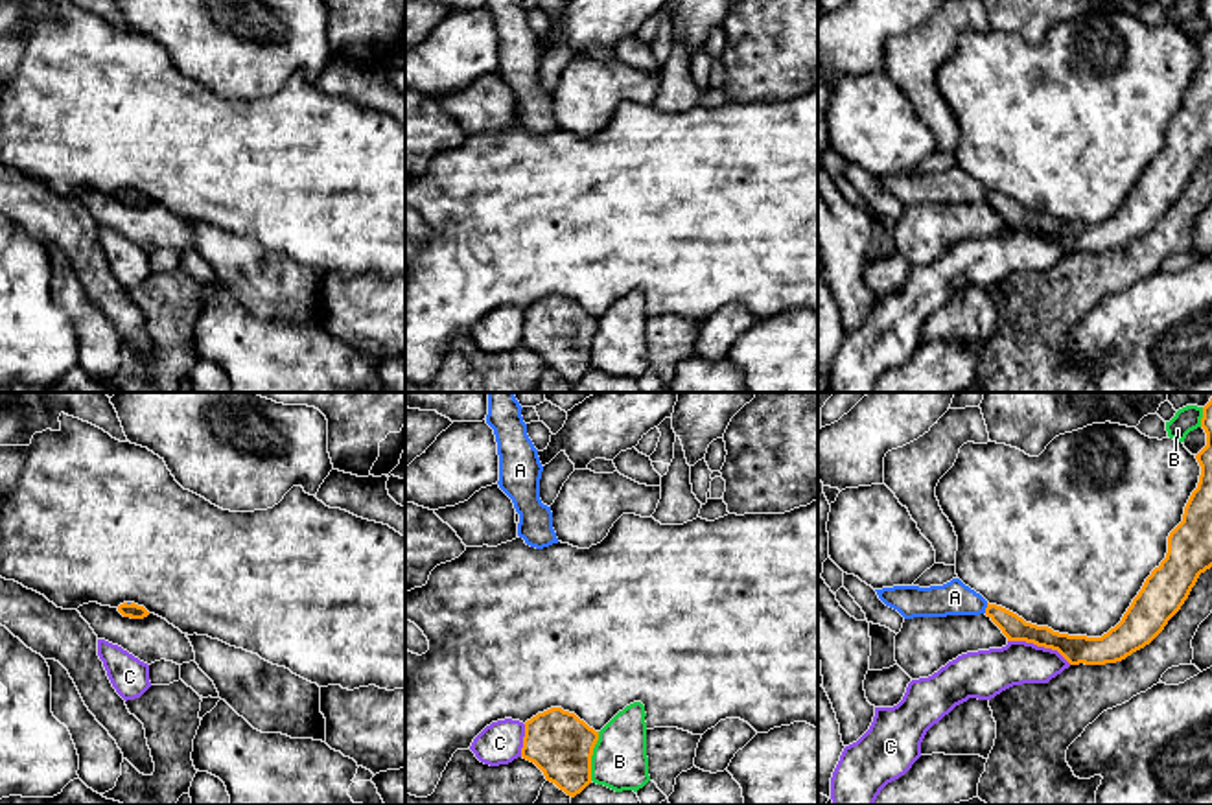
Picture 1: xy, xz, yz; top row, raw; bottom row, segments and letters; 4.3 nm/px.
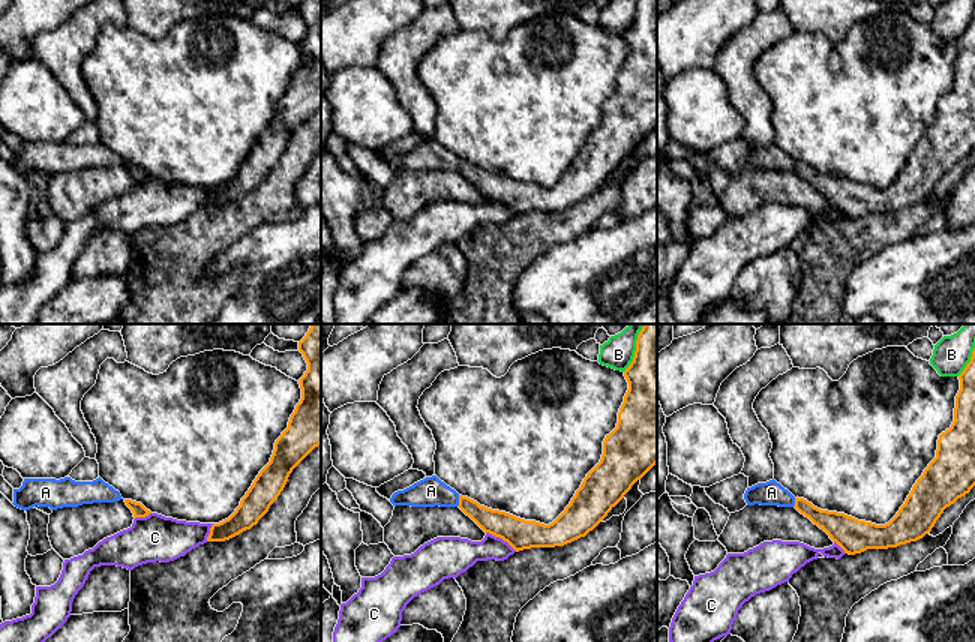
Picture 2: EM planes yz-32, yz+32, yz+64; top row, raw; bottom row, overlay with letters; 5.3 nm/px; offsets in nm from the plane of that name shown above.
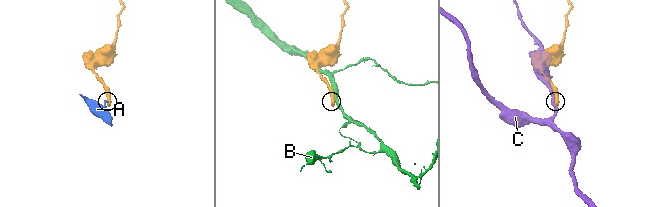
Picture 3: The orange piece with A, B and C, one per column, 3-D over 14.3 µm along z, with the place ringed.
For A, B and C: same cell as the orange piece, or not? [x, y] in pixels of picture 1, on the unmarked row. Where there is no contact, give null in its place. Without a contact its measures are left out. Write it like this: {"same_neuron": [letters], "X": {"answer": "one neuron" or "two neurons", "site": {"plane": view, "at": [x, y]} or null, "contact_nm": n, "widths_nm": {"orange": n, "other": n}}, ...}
{"same_neuron": ["A"], "A": {"answer": "one neuron", "site": {"plane": "yz", "at": [986, 196]}, "contact_nm": 50, "widths_nm": {"orange": 110, "other": 150}}, "B": {"answer": "two neurons", "site": {"plane": "xz", "at": [592, 341]}, "contact_nm": 220, "widths_nm": {"orange": 280, "other": 240}}, "C": {"answer": "two neurons", "site": {"plane": "yz", "at": [1039, 233]}, "contact_nm": 300, "widths_nm": {"orange": 130, "other": 200}}}

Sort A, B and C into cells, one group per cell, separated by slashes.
A / B / C

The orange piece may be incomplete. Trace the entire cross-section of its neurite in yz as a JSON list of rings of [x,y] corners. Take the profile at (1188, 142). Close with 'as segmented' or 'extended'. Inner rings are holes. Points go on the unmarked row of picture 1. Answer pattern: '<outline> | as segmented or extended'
[[[1203,0],[1206,33],[1195,42],[1201,63],[1183,109],[1168,123],[1168,140],[1146,166],[1122,208],[1101,225],[1068,223],[1026,210],[1017,201],[989,192],[980,181],[952,166],[943,173],[893,173],[875,177],[904,206],[985,201],[1008,225],[1057,238],[1070,252],[1116,251],[1149,232],[1181,197],[1201,160],[1212,155],[1212,0]]] | extended

